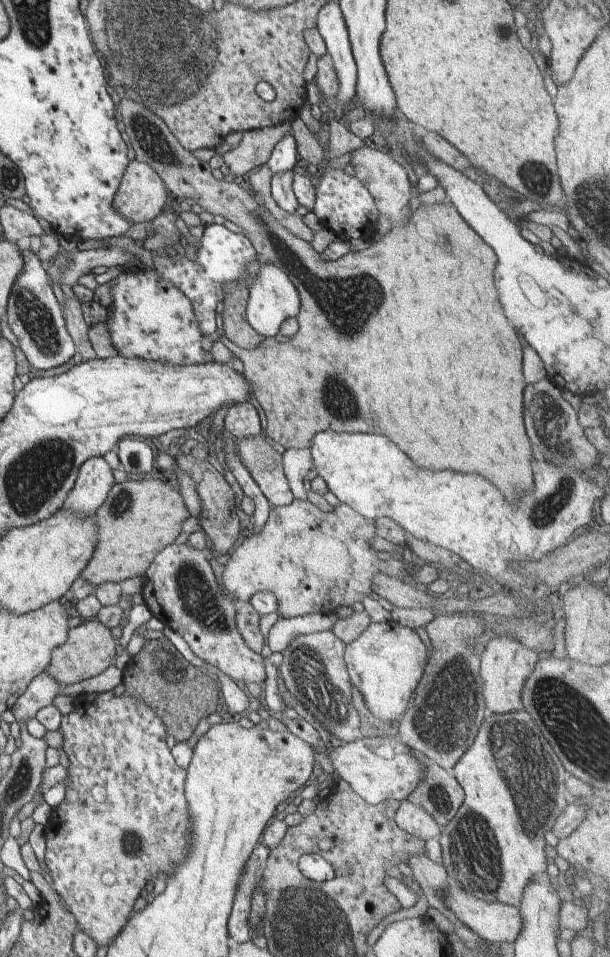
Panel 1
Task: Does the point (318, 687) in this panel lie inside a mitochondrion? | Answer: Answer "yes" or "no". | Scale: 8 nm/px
yes

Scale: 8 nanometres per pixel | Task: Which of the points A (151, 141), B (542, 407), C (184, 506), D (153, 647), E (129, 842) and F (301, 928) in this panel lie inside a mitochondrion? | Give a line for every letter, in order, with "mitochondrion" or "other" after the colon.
A: mitochondrion
B: mitochondrion
C: other
D: mitochondrion
E: mitochondrion
F: mitochondrion

